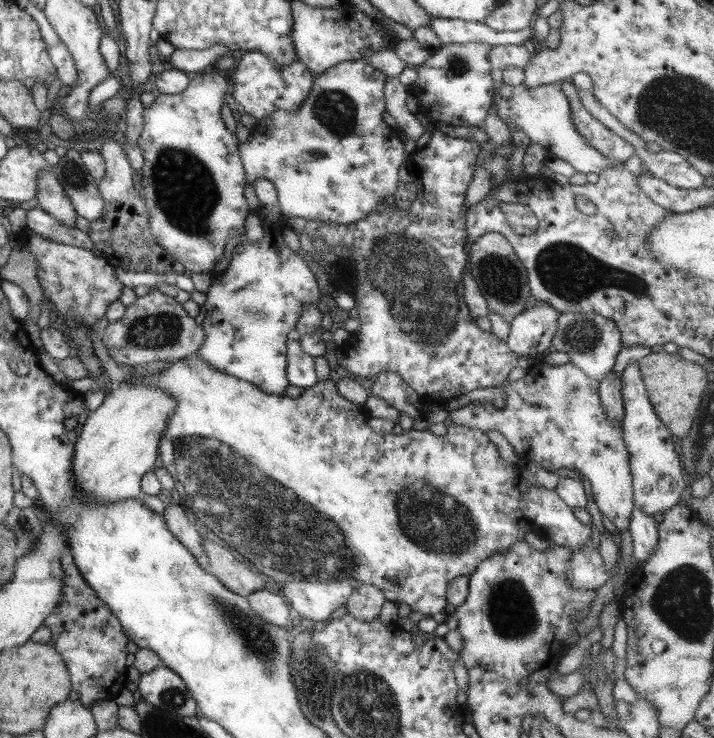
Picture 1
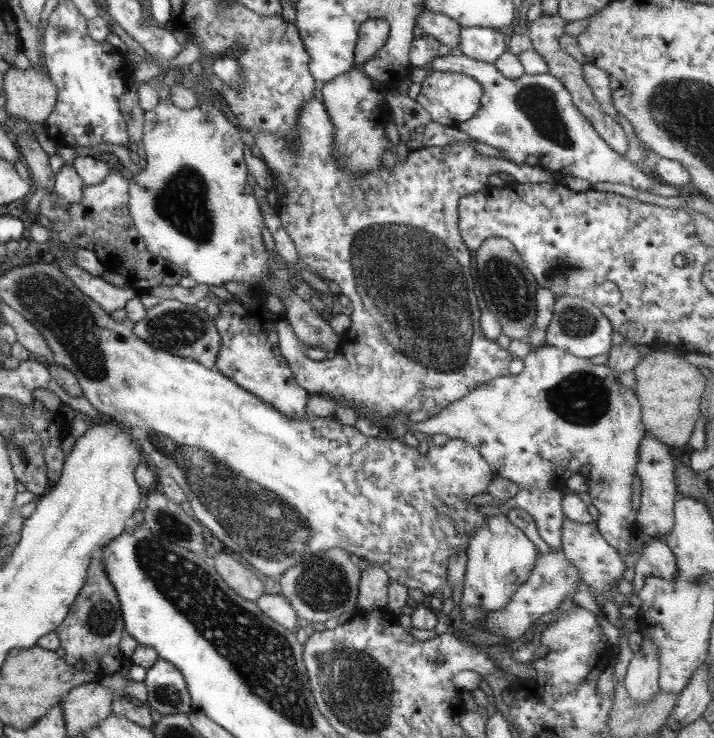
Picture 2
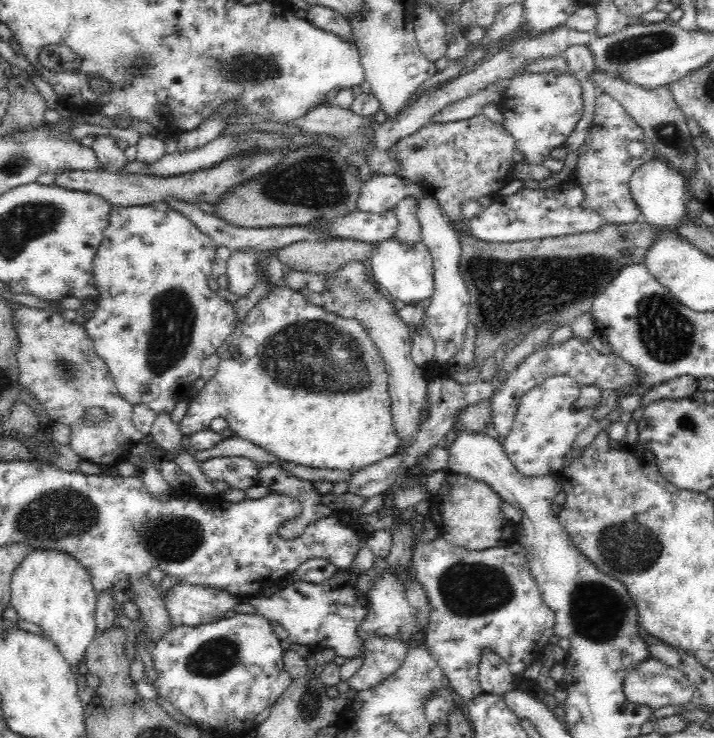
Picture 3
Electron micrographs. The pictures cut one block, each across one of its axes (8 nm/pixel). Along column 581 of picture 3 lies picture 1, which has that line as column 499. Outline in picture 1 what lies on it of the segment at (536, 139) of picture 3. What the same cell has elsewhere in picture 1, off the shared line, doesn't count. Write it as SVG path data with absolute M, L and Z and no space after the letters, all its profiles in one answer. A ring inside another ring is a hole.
M561 81L535 87L525 87L523 83L510 87L501 83L493 108L503 124L513 124L529 138L529 142L539 144L545 151L546 159L561 159L581 174L599 174L601 170L616 168L575 131Z

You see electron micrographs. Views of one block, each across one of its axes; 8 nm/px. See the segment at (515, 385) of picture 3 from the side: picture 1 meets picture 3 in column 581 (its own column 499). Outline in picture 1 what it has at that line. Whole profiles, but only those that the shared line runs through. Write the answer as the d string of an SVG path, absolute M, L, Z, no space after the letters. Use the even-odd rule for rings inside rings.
M439 130L430 135L427 145L415 148L409 155L408 171L417 184L417 193L415 198L411 198L409 209L397 209L391 199L381 199L367 217L351 224L331 226L325 222L293 217L287 218L284 226L297 235L319 238L327 246L343 246L351 250L350 258L355 262L351 274L352 294L360 325L354 333L357 344L345 346L347 350L342 352L343 356L337 362L342 374L361 380L375 378L379 372L393 372L419 396L423 405L444 406L451 399L472 390L498 387L506 380L510 370L517 367L518 358L505 341L477 327L463 299L461 276L468 264L463 202L482 144L443 135Z

